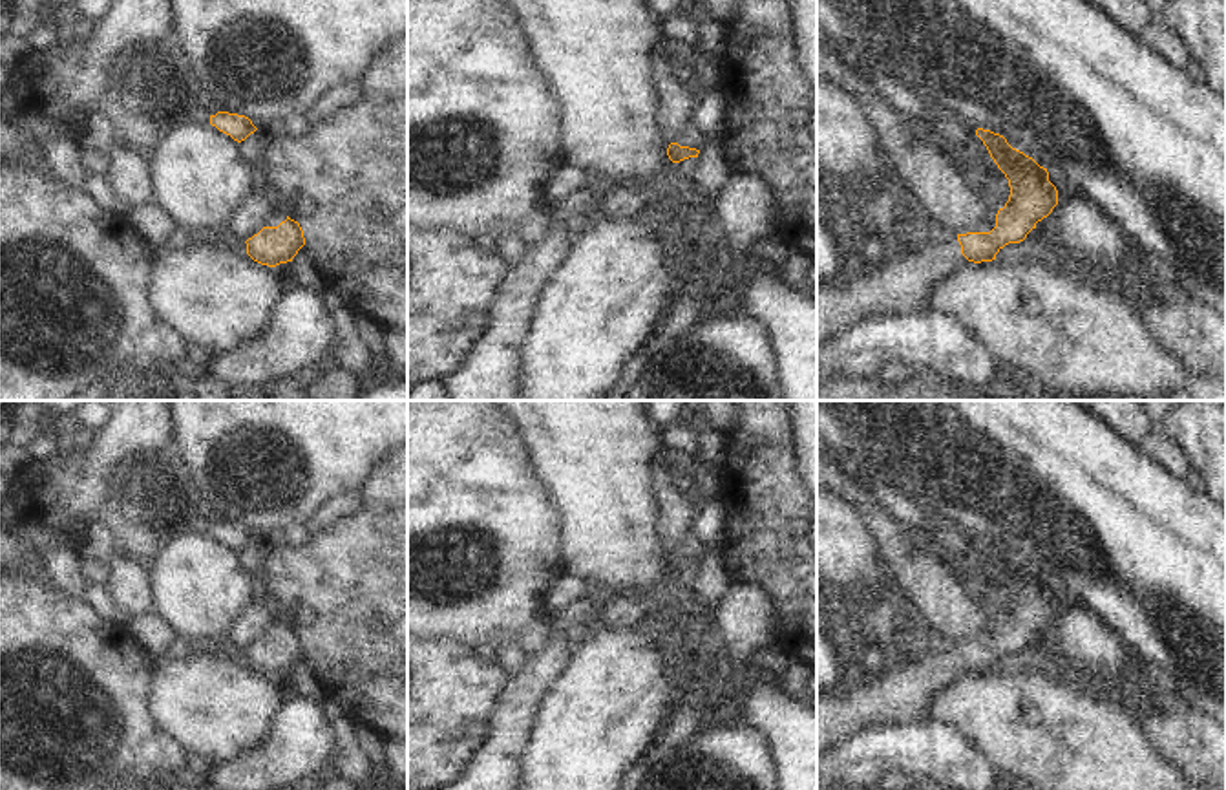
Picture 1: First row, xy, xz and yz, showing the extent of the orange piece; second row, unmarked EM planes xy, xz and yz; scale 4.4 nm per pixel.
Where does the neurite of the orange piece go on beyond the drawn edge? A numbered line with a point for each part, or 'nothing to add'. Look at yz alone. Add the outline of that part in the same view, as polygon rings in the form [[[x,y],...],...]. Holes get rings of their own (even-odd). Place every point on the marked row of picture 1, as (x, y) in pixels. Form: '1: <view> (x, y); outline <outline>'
1: yz (896, 286); outline [[[959,241],[921,245],[899,258],[895,252],[857,276],[846,289],[817,287],[817,346],[846,335],[868,316],[919,313],[935,282],[965,262]]]

